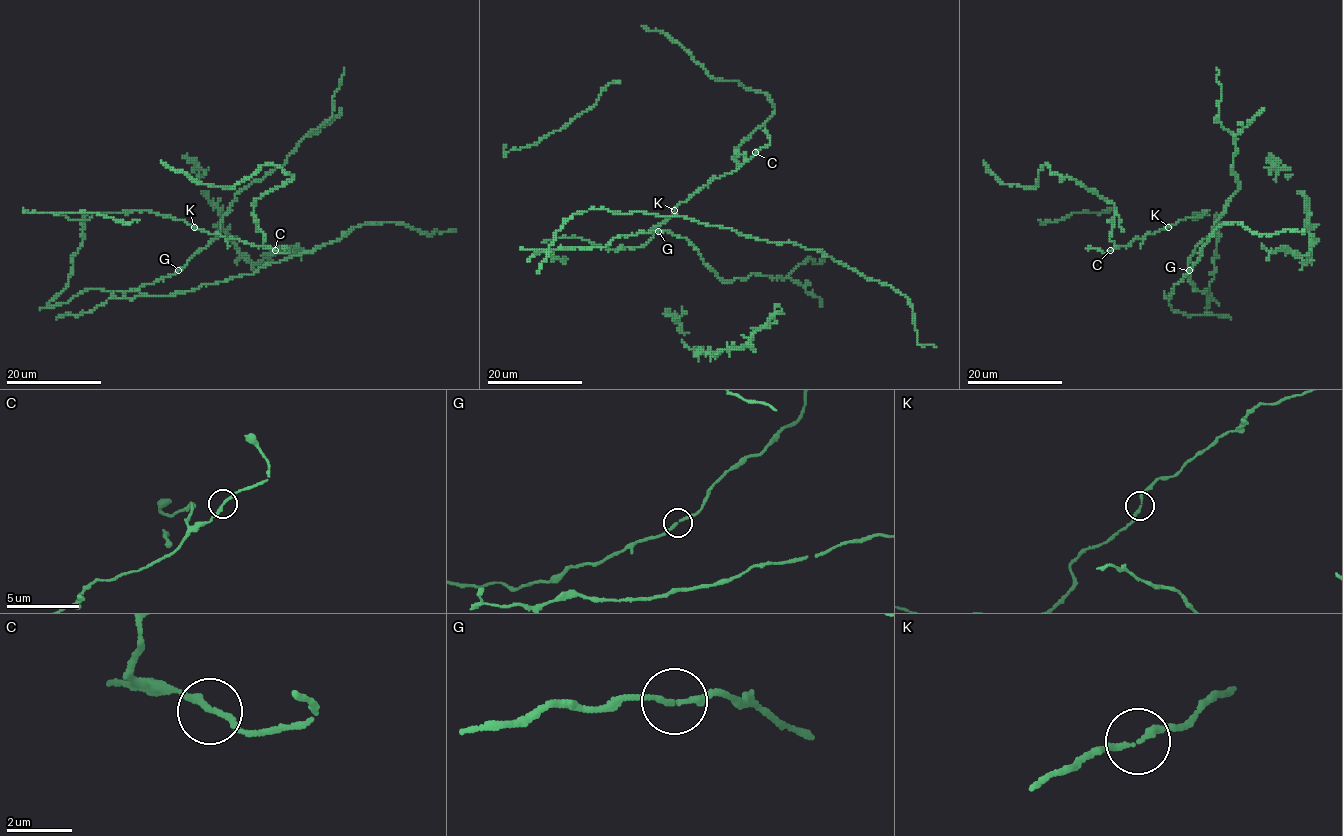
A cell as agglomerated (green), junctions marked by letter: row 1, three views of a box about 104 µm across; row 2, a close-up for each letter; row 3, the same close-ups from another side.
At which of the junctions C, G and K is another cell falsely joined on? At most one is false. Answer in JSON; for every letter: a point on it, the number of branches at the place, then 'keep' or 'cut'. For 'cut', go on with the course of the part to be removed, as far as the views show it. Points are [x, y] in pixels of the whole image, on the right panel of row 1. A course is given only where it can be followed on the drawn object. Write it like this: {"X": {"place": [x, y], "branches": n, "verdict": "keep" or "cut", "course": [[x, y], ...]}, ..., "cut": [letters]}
{"C": {"place": [1110, 250], "branches": 2, "verdict": "keep"}, "G": {"place": [1189, 270], "branches": 2, "verdict": "keep"}, "K": {"place": [1168, 227], "branches": 2, "verdict": "keep"}, "cut": []}

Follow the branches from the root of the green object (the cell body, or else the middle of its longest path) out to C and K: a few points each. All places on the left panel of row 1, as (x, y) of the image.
C: (117, 212), (155, 212), (184, 220), (201, 231), (274, 250)
K: (117, 212), (155, 212), (184, 220), (194, 227)

